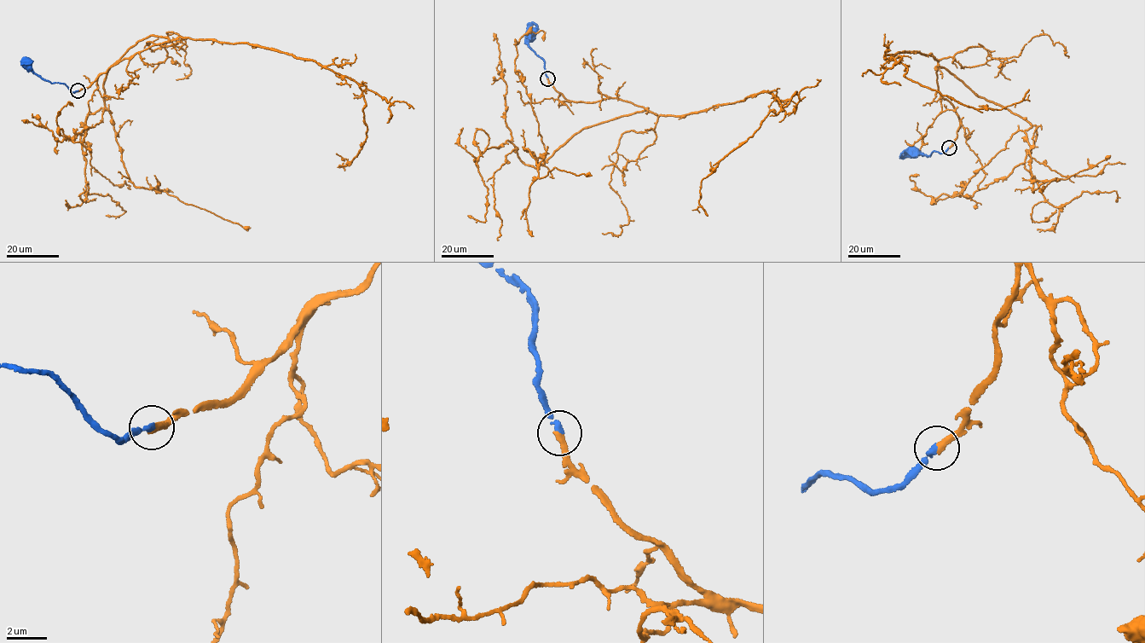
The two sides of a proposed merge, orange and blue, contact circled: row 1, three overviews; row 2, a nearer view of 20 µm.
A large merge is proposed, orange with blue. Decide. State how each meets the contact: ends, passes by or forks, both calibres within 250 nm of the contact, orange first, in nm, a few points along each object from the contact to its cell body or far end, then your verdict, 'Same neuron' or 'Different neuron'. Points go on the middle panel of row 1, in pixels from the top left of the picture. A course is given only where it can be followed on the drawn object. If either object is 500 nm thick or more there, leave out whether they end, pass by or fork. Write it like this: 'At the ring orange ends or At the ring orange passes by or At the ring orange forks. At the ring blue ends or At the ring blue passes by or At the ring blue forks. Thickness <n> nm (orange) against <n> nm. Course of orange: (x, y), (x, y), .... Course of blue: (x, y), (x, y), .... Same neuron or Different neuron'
At the ring orange ends. At the ring blue ends. Thickness 320 nm (orange) against 280 nm. Course of orange: (547, 78), (570, 101), (618, 98), (657, 114), (770, 92), (776, 115), (703, 178), (708, 216). Course of blue: (547, 78), (544, 60), (529, 45), (528, 35). Same neuron

